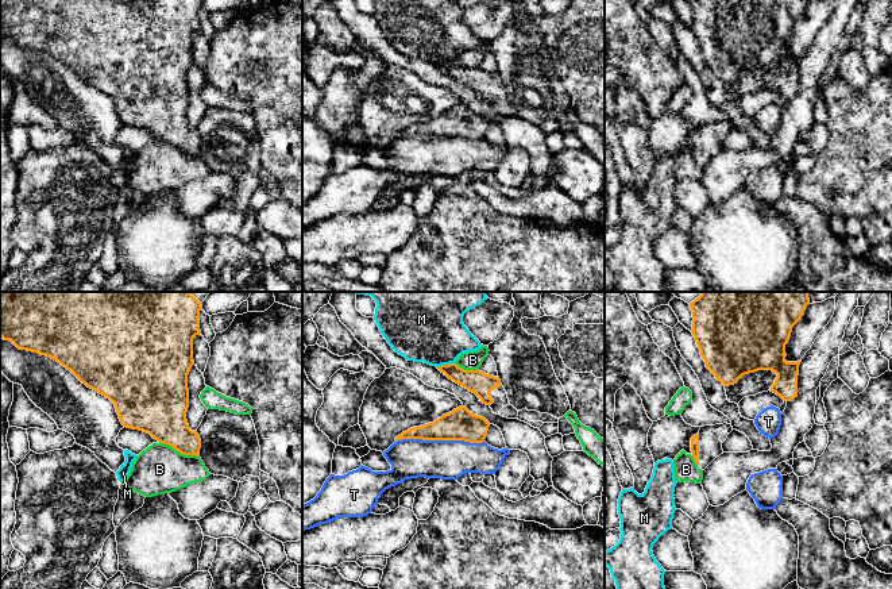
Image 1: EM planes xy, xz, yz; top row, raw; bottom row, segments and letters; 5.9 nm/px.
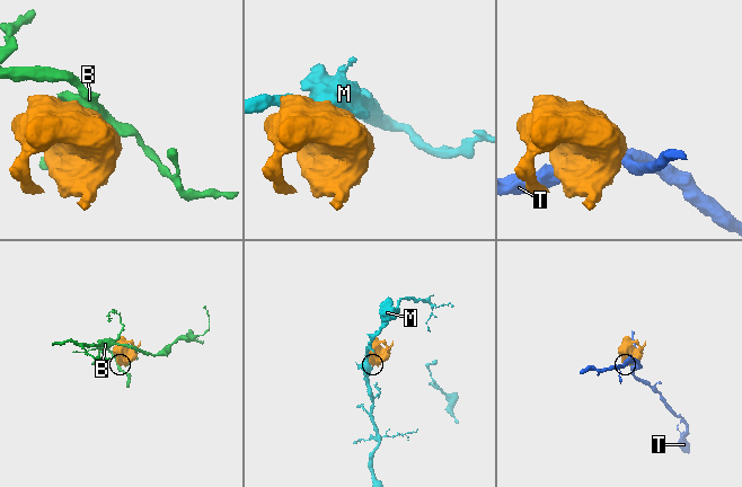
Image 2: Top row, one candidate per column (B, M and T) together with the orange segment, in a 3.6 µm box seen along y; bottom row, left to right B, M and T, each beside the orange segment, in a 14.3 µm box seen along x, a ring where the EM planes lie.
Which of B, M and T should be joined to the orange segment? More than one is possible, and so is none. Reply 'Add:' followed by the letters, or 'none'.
Add: none

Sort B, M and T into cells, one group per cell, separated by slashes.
B / M / T

